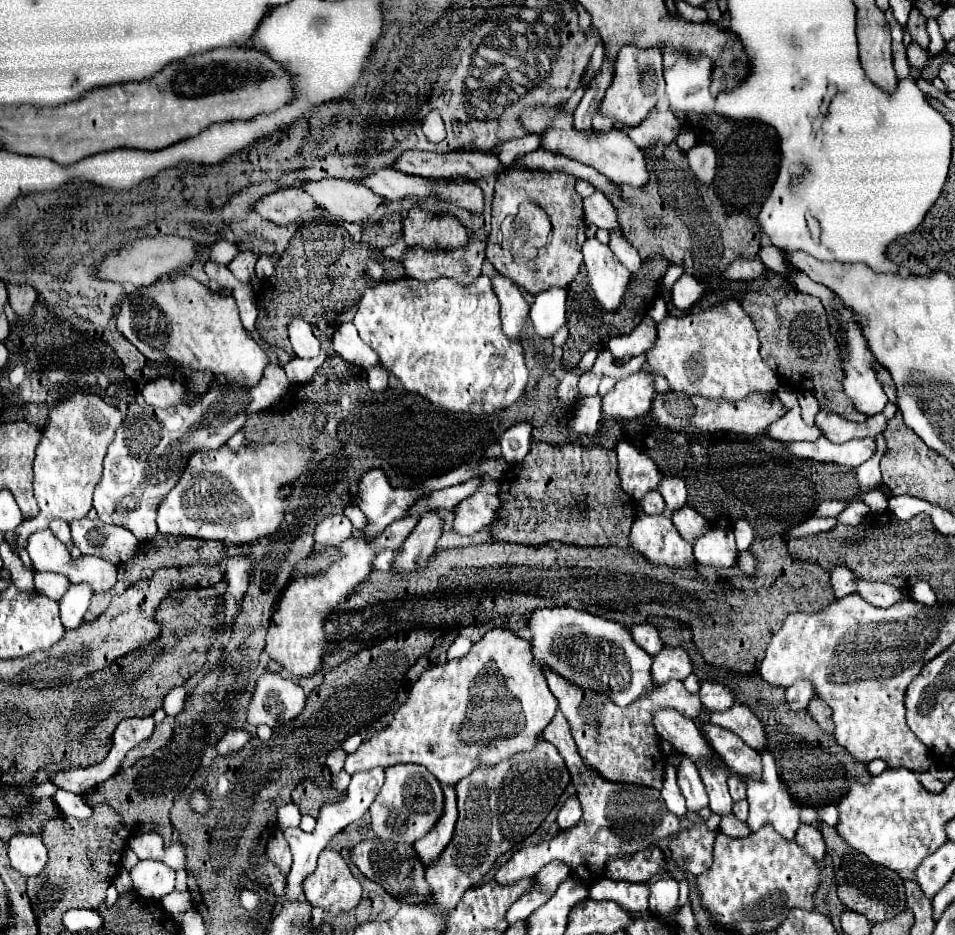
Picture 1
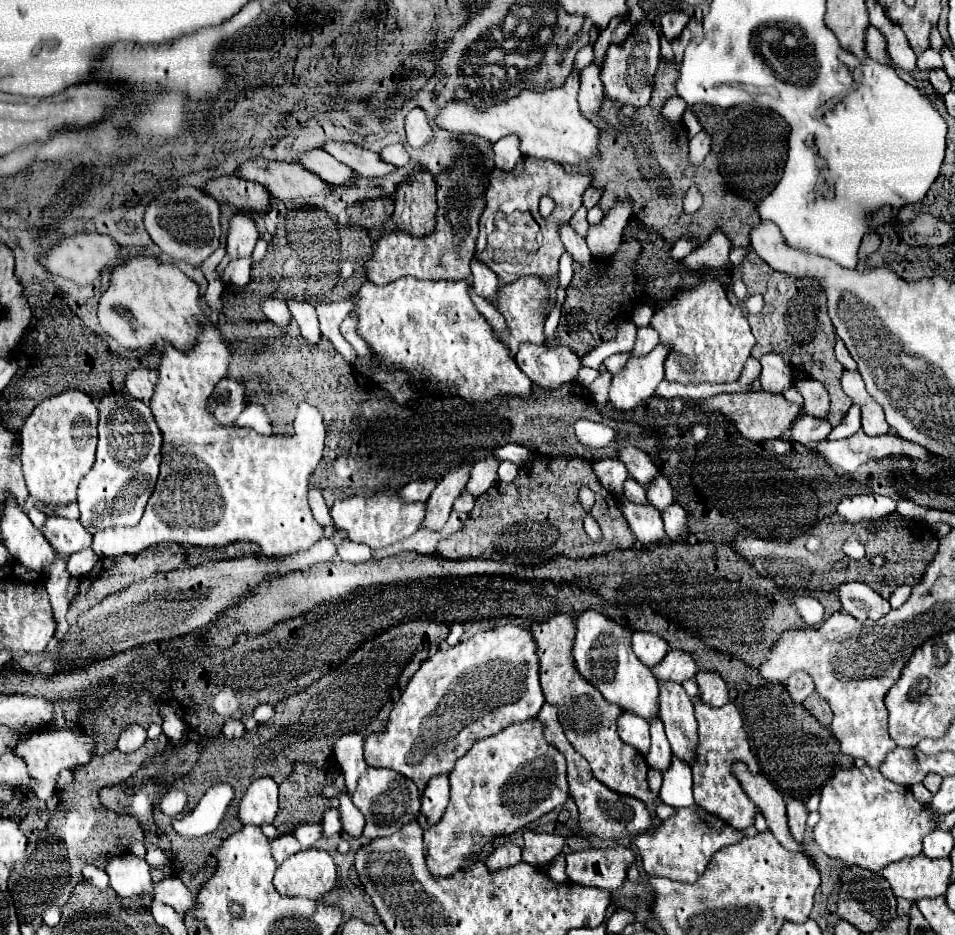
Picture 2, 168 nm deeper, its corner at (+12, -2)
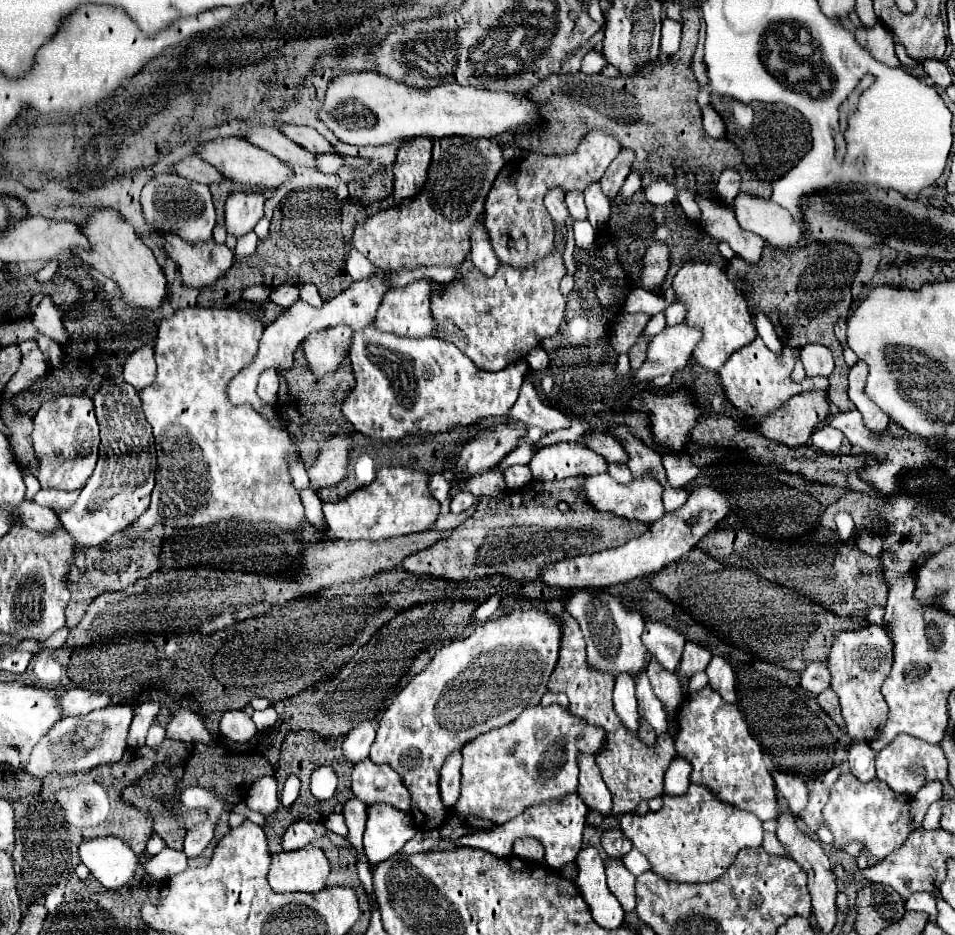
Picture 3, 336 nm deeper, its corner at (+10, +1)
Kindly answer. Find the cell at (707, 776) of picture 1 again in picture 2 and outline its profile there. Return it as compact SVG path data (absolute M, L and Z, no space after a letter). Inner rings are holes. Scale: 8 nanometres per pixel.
M659 682L659 692L661 722L665 724L665 734L671 742L671 750L679 760L693 766L699 746L693 702L677 682Z

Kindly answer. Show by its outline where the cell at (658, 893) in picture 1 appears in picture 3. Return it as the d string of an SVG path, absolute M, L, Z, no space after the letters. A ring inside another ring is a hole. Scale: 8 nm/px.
M635 847L623 857L623 863L625 863L625 867L633 873L633 875L641 875L641 873L645 873L645 871L649 871L649 861L645 859L645 855L641 853L641 851L637 851Z

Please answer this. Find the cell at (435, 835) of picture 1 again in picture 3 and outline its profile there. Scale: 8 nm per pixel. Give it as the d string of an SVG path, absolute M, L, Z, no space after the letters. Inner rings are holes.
M461 749L453 751L447 759L445 765L441 769L441 781L439 781L439 789L441 789L441 799L445 803L445 807L453 807L455 801L459 799L459 785L461 785Z

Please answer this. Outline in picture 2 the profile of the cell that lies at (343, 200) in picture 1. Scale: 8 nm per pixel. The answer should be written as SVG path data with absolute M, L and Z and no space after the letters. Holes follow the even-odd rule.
M257 158L257 160L245 162L237 176L255 180L255 182L271 188L271 194L279 200L295 200L295 198L333 194L331 184L327 184L317 174L305 170L299 164L265 162L265 160Z

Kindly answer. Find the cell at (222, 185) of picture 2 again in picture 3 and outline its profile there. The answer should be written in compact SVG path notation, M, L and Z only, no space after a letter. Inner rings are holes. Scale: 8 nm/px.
M185 157L181 161L177 161L173 165L173 171L185 179L191 179L191 181L197 181L197 183L205 183L205 185L211 185L211 183L221 183L221 173L217 173L211 165L205 165L205 161L201 161L199 157Z

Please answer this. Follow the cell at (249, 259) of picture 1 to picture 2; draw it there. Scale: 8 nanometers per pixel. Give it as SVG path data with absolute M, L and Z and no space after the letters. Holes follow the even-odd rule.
M237 214L237 216L229 222L227 256L229 256L231 260L251 256L257 238L259 238L259 236L257 236L255 222L253 222L249 216L245 216L245 214Z

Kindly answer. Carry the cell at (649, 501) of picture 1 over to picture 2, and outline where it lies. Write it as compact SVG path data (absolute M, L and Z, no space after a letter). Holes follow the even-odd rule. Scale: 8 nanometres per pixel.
M627 478L627 484L625 484L625 498L629 502L635 502L635 504L647 504L647 494L645 494L645 488L641 484L637 484L633 478Z

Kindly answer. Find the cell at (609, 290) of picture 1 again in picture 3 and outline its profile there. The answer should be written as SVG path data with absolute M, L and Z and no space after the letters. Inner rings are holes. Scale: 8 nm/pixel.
M553 187L549 189L549 193L545 195L545 207L549 209L553 221L565 229L567 221L569 221L569 211L567 211L567 205L565 205L565 197L563 197L563 191L559 187Z

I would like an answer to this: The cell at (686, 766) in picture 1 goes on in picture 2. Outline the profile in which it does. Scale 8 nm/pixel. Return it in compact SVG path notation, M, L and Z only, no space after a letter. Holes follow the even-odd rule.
M653 720L651 722L651 750L647 754L647 764L653 770L659 770L661 774L665 774L671 768L671 744L665 736L663 724L661 720Z

